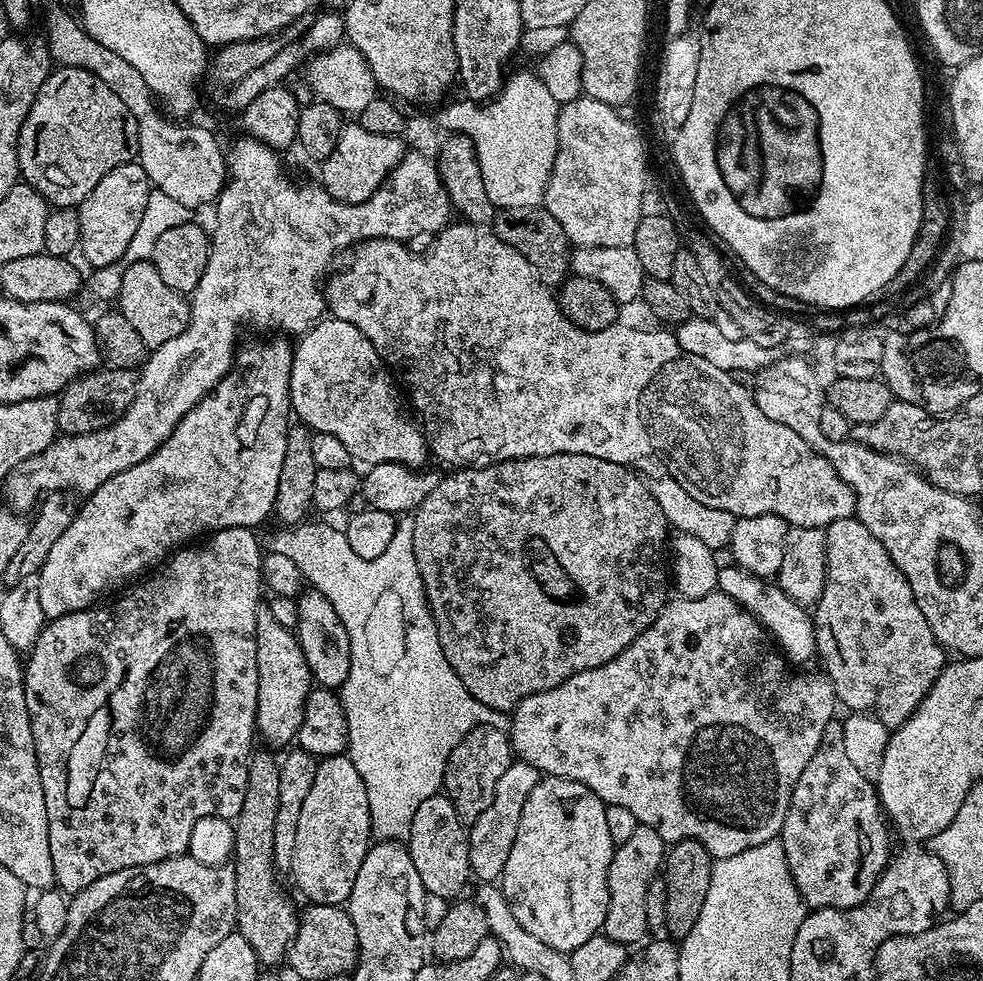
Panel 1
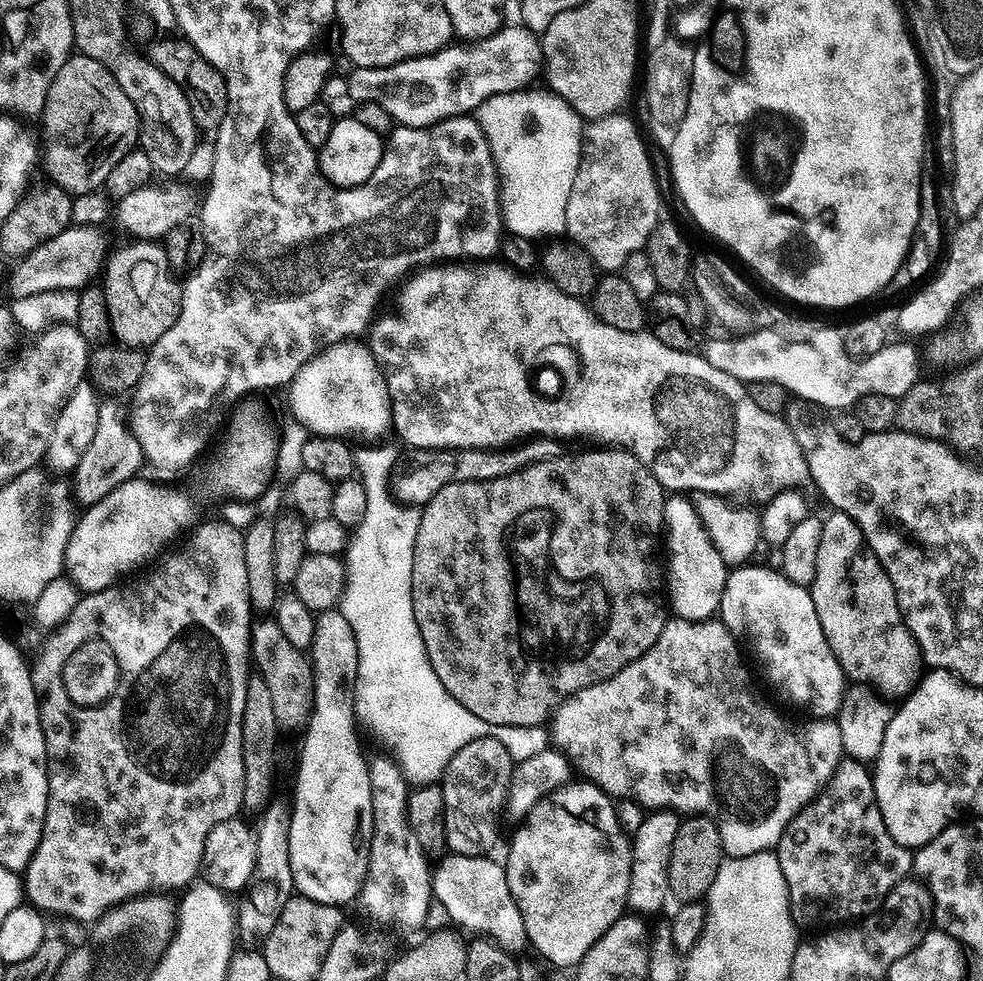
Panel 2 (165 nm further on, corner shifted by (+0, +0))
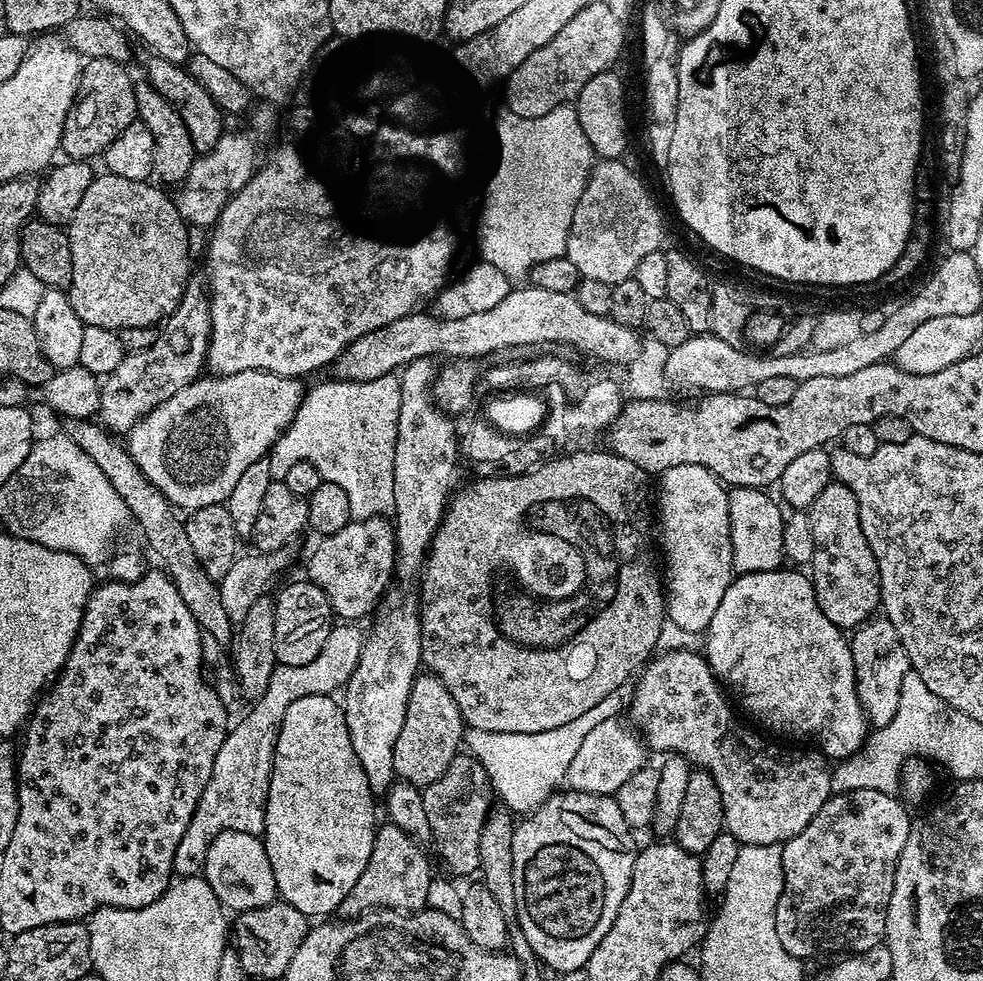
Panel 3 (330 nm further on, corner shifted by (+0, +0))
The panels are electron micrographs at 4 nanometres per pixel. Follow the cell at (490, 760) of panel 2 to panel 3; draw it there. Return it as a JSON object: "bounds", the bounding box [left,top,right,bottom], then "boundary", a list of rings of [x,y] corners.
{"bounds":[423,754,494,876],"boundary":[[[457,754],[450,762],[450,766],[446,766],[446,774],[442,774],[442,778],[438,778],[423,789],[423,794],[426,818],[432,831],[431,839],[436,840],[437,846],[440,847],[440,856],[444,859],[445,866],[460,876],[468,876],[471,872],[479,873],[482,830],[488,813],[494,807],[494,785],[486,774],[482,762],[478,762],[471,754]]]}

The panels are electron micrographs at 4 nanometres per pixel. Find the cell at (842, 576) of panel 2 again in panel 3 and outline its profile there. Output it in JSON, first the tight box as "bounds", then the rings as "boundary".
{"bounds":[810,482,881,630],"boundary":[[[829,482],[812,504],[810,515],[816,543],[810,579],[822,614],[842,630],[867,624],[881,607],[880,575],[878,562],[866,542],[866,534],[862,534],[858,498],[854,498],[846,485]]]}

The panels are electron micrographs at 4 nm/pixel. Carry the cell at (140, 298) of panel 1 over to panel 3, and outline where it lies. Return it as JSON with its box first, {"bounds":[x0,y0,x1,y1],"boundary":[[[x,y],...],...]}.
{"bounds":[66,175,190,333],"boundary":[[[103,175],[92,179],[78,210],[74,210],[74,218],[66,225],[72,276],[66,289],[68,301],[86,326],[102,326],[118,333],[124,328],[151,328],[167,321],[188,285],[190,228],[180,217],[173,197],[169,193],[167,196],[163,187],[148,180]]]}

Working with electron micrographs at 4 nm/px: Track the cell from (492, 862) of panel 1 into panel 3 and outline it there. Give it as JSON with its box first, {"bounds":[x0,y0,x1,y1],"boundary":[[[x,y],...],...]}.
{"bounds":[566,718,646,796],"boundary":[[[620,718],[607,720],[602,722],[602,726],[594,726],[594,730],[586,734],[586,742],[578,746],[578,754],[574,754],[574,762],[570,762],[566,777],[567,787],[571,791],[610,796],[619,790],[626,778],[630,778],[630,774],[645,767],[646,745],[643,739],[622,721]]]}

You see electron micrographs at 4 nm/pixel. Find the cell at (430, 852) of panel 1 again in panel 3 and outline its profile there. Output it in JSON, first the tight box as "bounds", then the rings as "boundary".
{"bounds":[394,675,466,790],"boundary":[[[417,675],[410,690],[402,734],[398,734],[398,742],[394,742],[394,770],[397,777],[403,783],[421,790],[427,788],[442,778],[442,774],[446,774],[446,766],[450,766],[452,759],[461,751],[465,736],[466,725],[458,710],[458,702],[450,698],[450,690],[442,686],[437,676]]]}

